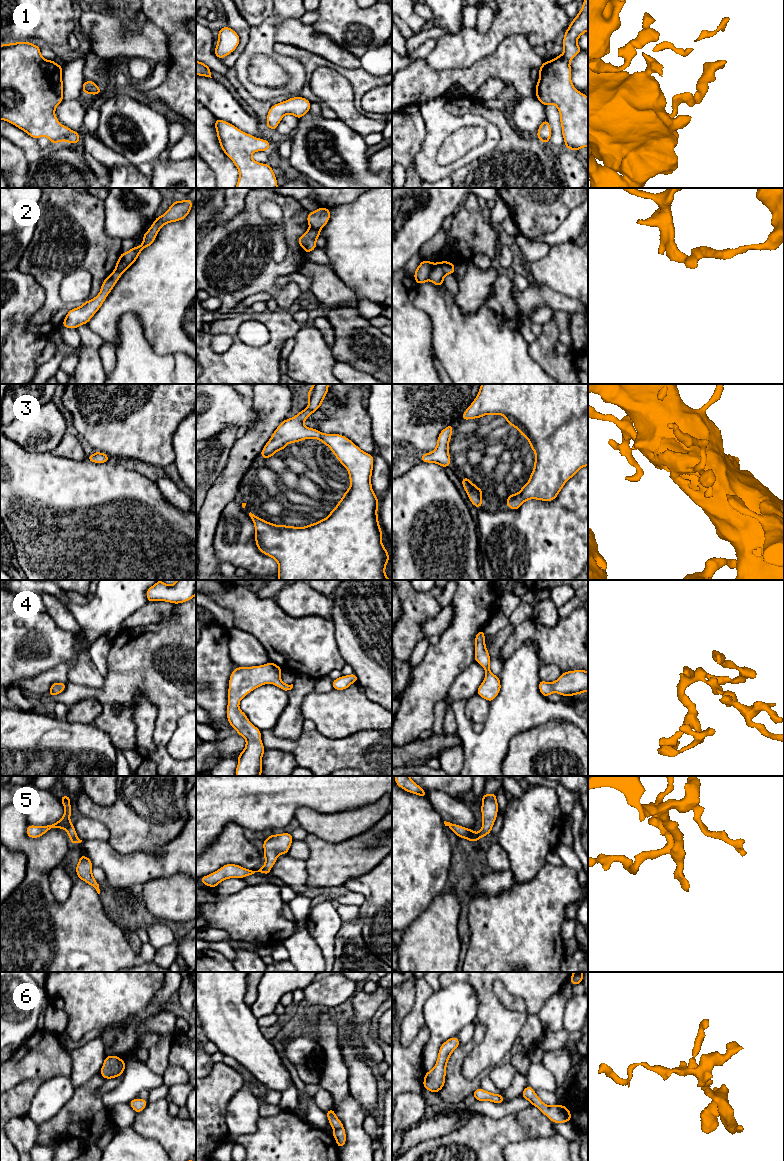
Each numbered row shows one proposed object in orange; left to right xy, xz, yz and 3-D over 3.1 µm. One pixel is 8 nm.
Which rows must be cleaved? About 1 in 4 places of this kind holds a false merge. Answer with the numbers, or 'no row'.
2

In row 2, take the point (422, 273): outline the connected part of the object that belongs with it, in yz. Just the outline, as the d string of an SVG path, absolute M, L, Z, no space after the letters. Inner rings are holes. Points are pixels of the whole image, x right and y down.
M423 260L417 267L414 273L414 279L418 284L423 284L429 280L430 273L434 267L434 263L428 260Z

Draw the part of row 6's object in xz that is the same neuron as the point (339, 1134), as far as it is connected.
M334 1108L328 1110L325 1113L328 1117L329 1124L334 1129L332 1136L335 1138L338 1148L340 1149L345 1145L346 1142L346 1133L344 1126L339 1118L335 1115Z

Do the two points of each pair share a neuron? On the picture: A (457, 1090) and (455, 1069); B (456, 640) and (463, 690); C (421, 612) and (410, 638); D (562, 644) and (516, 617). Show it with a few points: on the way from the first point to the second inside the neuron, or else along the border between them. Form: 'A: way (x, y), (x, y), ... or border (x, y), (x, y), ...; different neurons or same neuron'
A: way (456, 1085), (455, 1074); same neuron
B: border (473, 659), (457, 676), (448, 692); different neurons
C: way (415, 618), (410, 623), (410, 632); same neuron
D: border (530, 617), (514, 626); different neurons

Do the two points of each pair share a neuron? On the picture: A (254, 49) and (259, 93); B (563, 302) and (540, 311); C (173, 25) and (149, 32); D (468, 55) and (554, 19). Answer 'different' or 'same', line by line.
A: same
B: different
C: different
D: same

